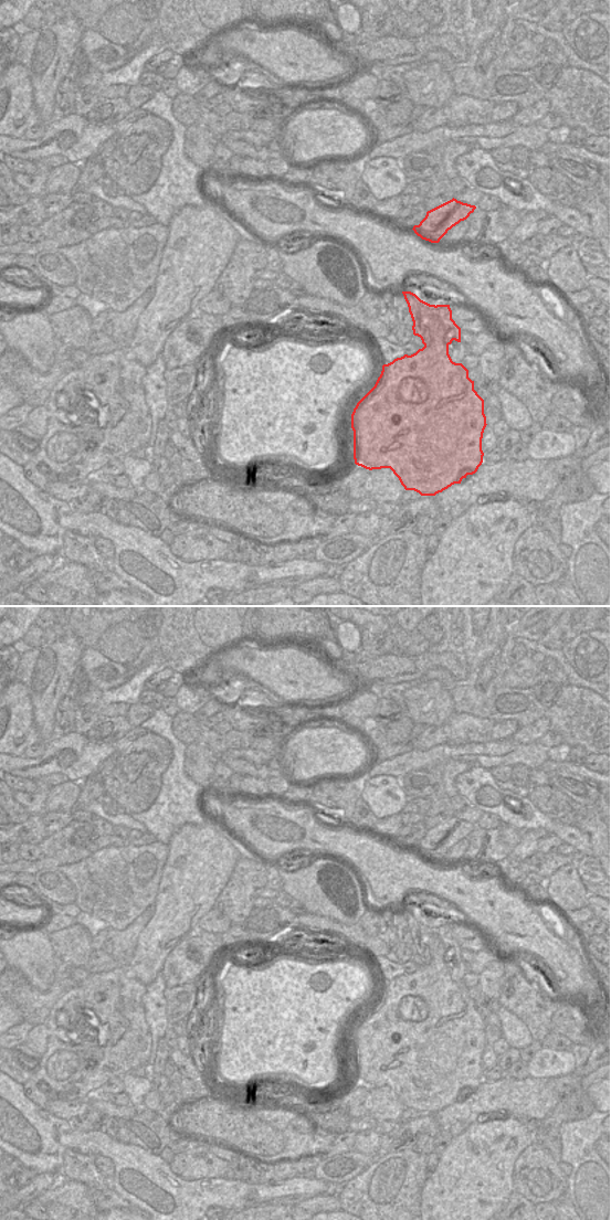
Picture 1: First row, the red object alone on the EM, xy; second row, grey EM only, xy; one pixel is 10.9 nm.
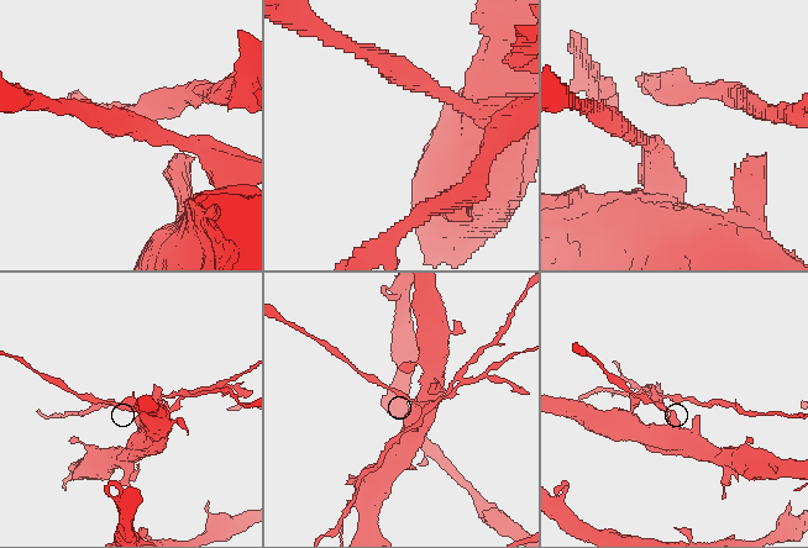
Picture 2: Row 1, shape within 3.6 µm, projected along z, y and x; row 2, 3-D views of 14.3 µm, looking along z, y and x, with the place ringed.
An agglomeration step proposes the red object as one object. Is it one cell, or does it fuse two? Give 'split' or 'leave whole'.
split

